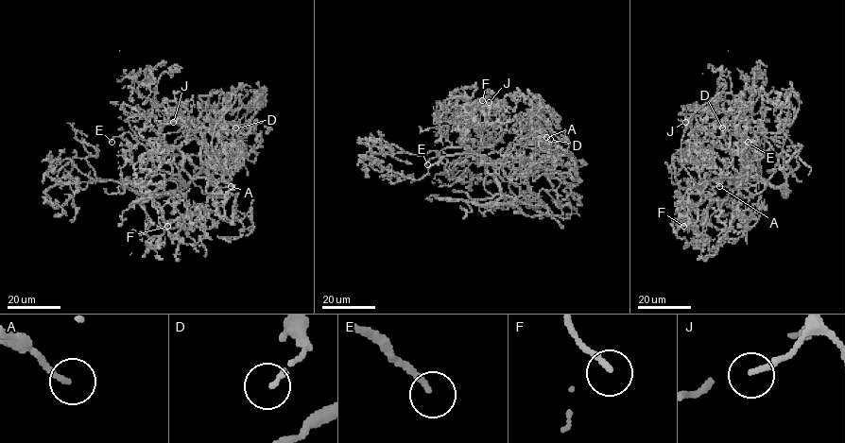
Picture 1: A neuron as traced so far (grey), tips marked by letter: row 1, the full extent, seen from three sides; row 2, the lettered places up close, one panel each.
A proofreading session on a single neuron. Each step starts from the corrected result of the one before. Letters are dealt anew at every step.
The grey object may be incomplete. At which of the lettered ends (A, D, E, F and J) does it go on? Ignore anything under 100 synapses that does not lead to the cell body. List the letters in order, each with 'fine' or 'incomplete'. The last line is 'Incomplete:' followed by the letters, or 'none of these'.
A: incomplete
D: fine
E: incomplete
F: fine
J: fine
Incomplete: A, E

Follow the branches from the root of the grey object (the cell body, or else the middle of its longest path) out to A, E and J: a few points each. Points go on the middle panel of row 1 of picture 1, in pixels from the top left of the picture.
A: (472, 150), (484, 160), (486, 169), (495, 178), (495, 164), (522, 139), (532, 135), (546, 137)
E: (472, 150), (484, 160), (486, 169), (495, 178), (495, 165), (488, 158), (464, 146), (447, 146), (427, 164)
J: (472, 150), (495, 178), (494, 164), (480, 164), (474, 156), (506, 130), (506, 119), (489, 102)

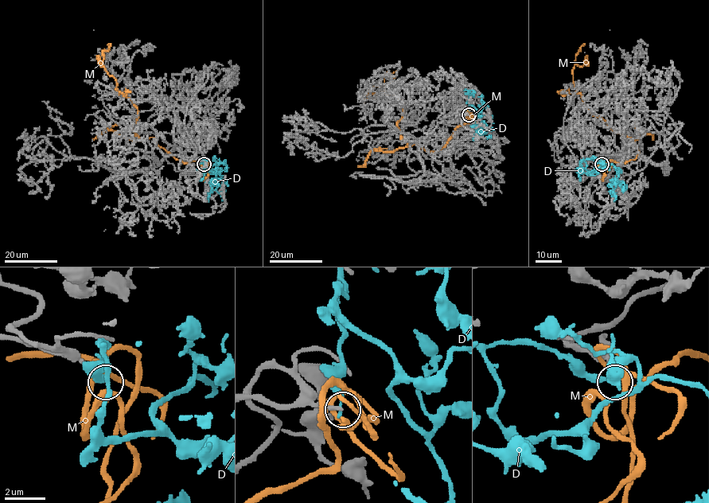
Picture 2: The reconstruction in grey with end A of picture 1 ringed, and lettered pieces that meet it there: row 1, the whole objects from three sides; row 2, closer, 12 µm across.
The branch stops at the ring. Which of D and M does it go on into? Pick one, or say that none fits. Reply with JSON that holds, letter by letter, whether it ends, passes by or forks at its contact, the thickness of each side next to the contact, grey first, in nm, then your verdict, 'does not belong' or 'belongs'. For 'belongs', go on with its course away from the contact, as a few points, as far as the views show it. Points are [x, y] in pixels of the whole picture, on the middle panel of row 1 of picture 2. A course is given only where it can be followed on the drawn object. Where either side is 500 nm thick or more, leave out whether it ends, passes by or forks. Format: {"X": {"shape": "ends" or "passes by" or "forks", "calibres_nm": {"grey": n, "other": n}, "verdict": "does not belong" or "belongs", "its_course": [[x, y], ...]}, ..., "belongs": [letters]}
{"D": {"shape": "ends", "calibres_nm": {"grey": 200, "other": 260}, "verdict": "does not belong"}, "M": {"shape": "passes by", "calibres_nm": {"grey": 260, "other": 200}, "verdict": "does not belong"}, "belongs": []}

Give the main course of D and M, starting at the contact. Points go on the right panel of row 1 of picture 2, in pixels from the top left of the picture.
D: (601, 164), (584, 160), (589, 171), (606, 163), (613, 165), (621, 181), (613, 190), (615, 200)
M: (601, 162), (600, 181), (598, 167), (633, 160), (637, 149), (575, 91), (572, 71), (584, 44)

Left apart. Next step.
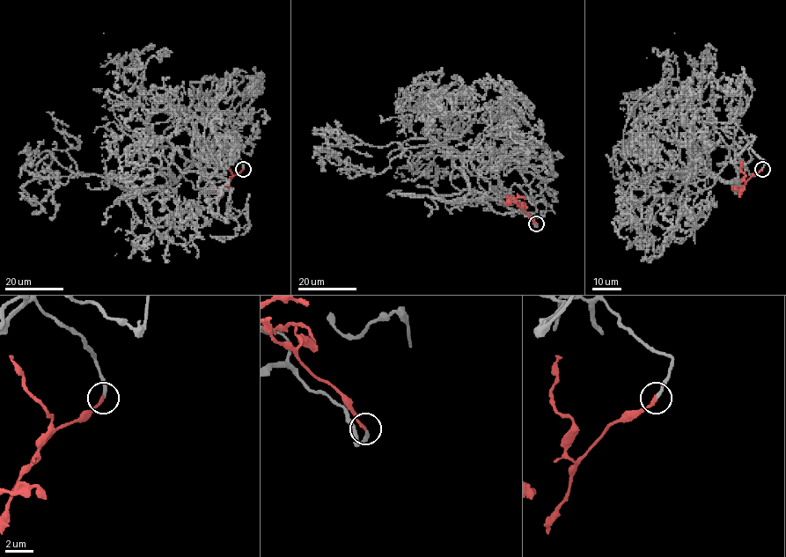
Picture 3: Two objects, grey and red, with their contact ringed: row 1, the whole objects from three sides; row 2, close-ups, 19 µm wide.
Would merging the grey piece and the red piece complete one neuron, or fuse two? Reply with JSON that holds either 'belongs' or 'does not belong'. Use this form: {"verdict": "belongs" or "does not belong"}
{"verdict": "belongs"}

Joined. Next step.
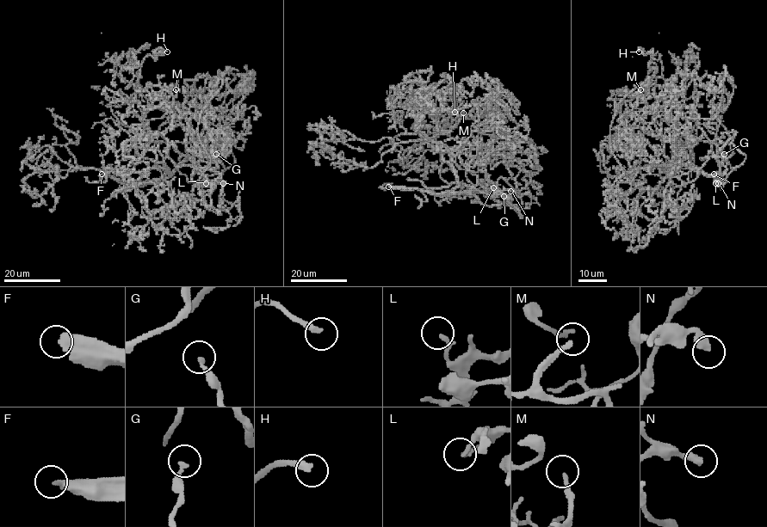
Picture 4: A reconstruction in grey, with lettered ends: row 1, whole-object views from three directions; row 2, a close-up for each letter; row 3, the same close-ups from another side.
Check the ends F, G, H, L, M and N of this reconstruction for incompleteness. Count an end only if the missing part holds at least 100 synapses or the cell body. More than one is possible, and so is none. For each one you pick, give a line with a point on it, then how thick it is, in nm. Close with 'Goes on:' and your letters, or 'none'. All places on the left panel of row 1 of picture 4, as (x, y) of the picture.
F: Place: (102, 174). Thickness 460 nm
H: Place: (167, 52). Thickness 280 nm
M: Place: (176, 89). Thickness 180 nm
Goes on: F, H, M

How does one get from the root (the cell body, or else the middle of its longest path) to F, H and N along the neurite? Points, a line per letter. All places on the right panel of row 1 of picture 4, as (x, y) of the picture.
F: (664, 180), (671, 169), (679, 166), (717, 174), (720, 182), (717, 182), (714, 174)
H: (664, 180), (673, 168), (693, 167), (679, 161), (660, 55), (654, 59), (639, 52)
N: (664, 180), (679, 166), (720, 177), (732, 144), (745, 158), (718, 183)

